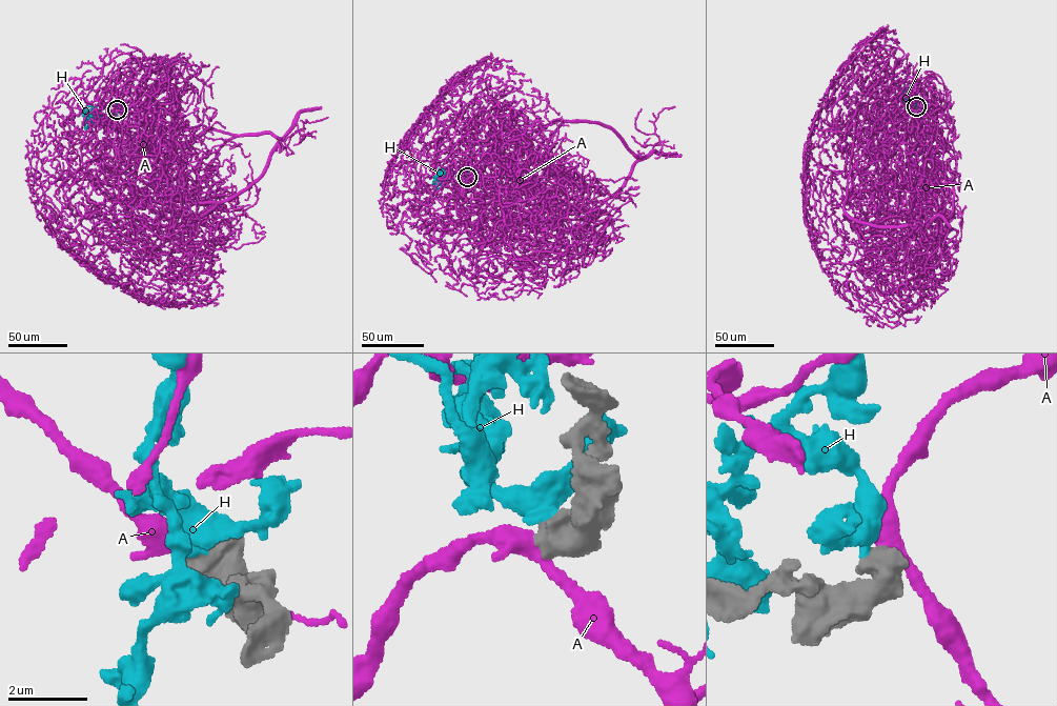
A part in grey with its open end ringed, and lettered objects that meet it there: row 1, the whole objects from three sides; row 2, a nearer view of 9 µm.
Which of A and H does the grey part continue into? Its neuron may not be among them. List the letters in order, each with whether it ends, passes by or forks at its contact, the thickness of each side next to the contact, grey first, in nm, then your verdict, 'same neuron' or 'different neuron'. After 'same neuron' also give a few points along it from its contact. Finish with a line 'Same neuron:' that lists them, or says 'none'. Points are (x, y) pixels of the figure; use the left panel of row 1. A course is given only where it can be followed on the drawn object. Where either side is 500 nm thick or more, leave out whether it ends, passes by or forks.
A: 700 nm thick on the grey side, 320 nm on the other; different neuron
H: 800 nm thick on the grey side, 400 nm on the other; different neuron
Same neuron: none

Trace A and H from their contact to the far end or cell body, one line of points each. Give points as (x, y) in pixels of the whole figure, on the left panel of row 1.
A: (117, 109), (148, 152), (215, 128), (279, 141), (258, 178), (219, 201), (110, 199), (53, 236), (29, 197)
H: (118, 109), (115, 114), (109, 113), (93, 118), (96, 108), (88, 105)

